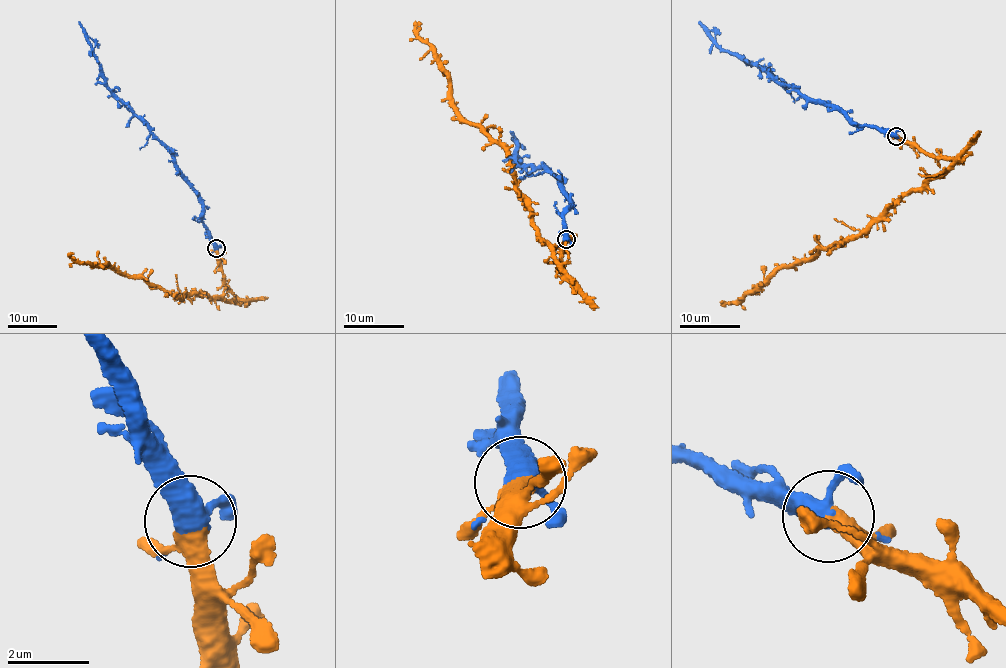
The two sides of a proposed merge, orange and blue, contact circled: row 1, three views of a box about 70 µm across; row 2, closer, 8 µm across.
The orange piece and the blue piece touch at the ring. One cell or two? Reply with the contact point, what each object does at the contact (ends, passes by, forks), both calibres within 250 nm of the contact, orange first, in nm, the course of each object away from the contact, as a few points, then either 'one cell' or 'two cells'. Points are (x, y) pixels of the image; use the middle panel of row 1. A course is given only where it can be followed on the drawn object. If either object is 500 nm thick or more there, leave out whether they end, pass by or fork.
at (566, 239); orange passes by; blue forks there; 340 nm thick on the orange side, 340 nm on the other; orange runs (566, 239), (563, 277), (507, 149), (455, 106), (451, 78), (418, 35), (419, 21); blue runs (566, 239), (563, 211), (572, 202), (562, 190), (562, 180), (546, 168), (517, 160), (519, 145), (512, 138); one cell

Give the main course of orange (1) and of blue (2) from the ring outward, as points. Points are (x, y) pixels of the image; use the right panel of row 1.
1: (896, 135), (928, 154), (956, 161), (900, 195), (859, 235), (778, 266), (736, 303), (720, 302)
2: (896, 135), (856, 125), (837, 109), (777, 82), (771, 73), (717, 44), (698, 22)

